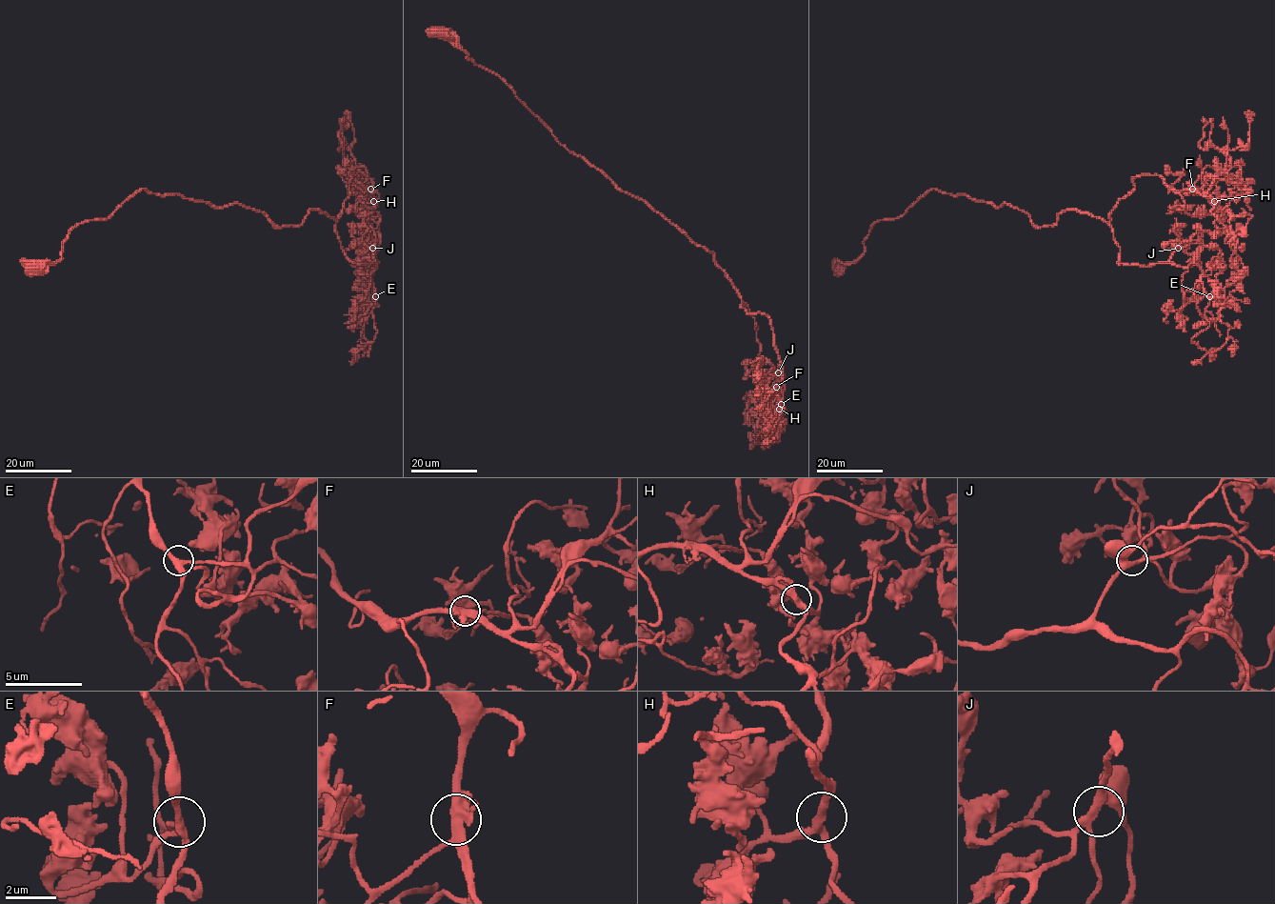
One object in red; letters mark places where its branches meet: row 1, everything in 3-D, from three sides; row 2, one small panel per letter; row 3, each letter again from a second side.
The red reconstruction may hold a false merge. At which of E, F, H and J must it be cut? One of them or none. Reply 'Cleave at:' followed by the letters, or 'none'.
Cleave at: none

